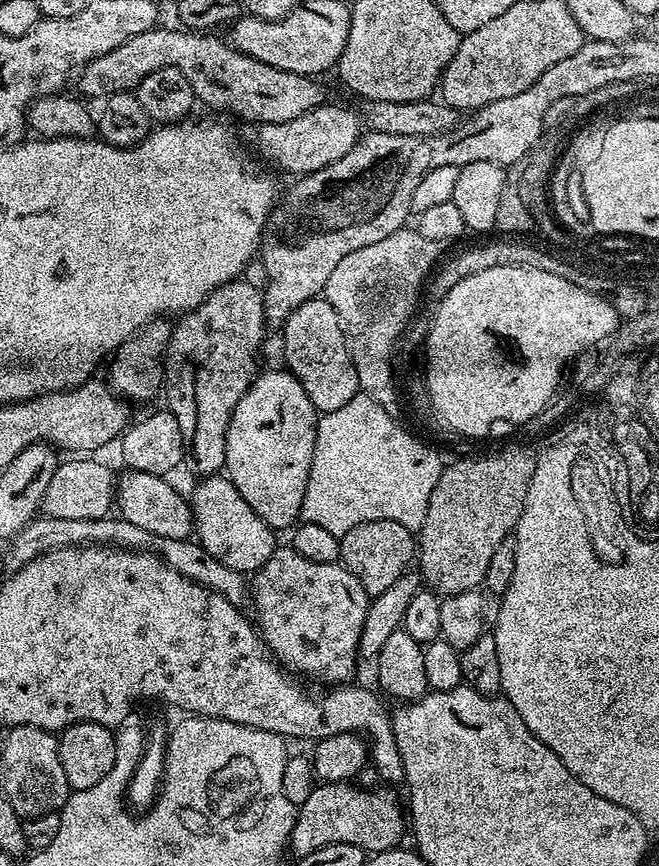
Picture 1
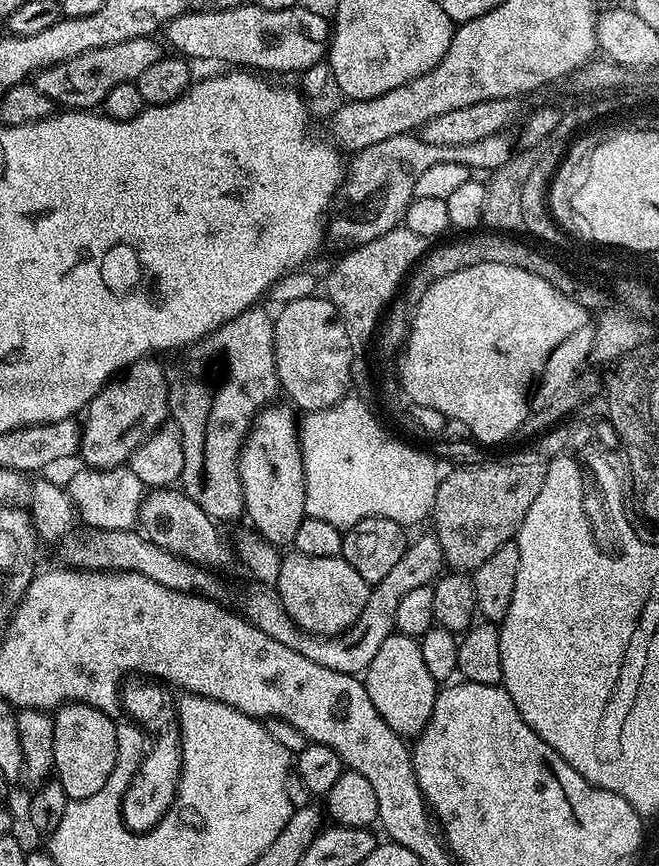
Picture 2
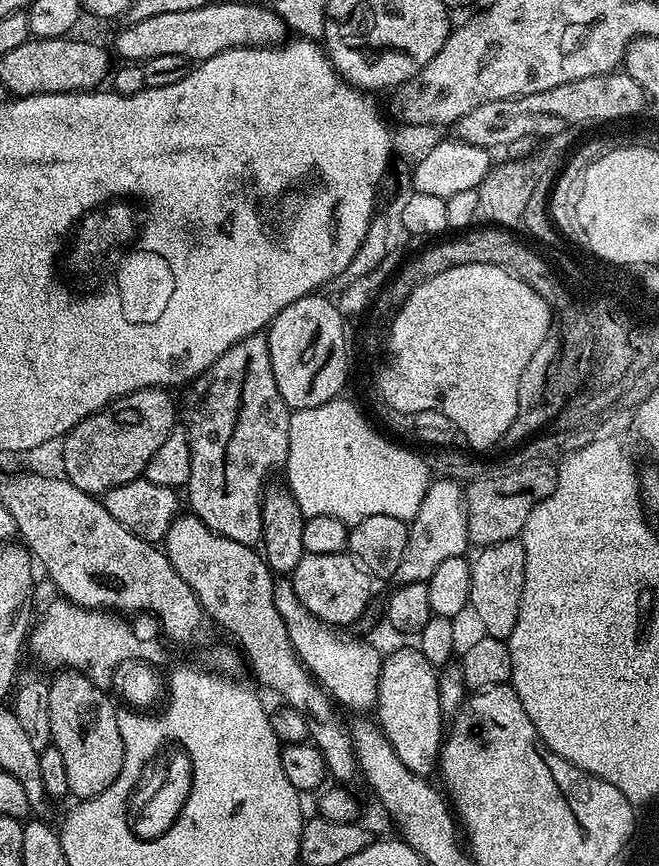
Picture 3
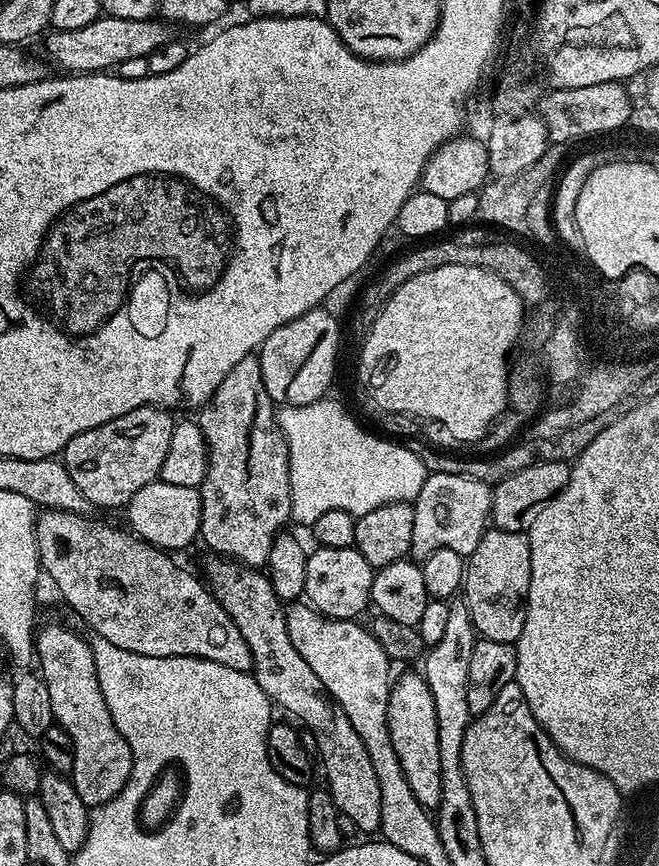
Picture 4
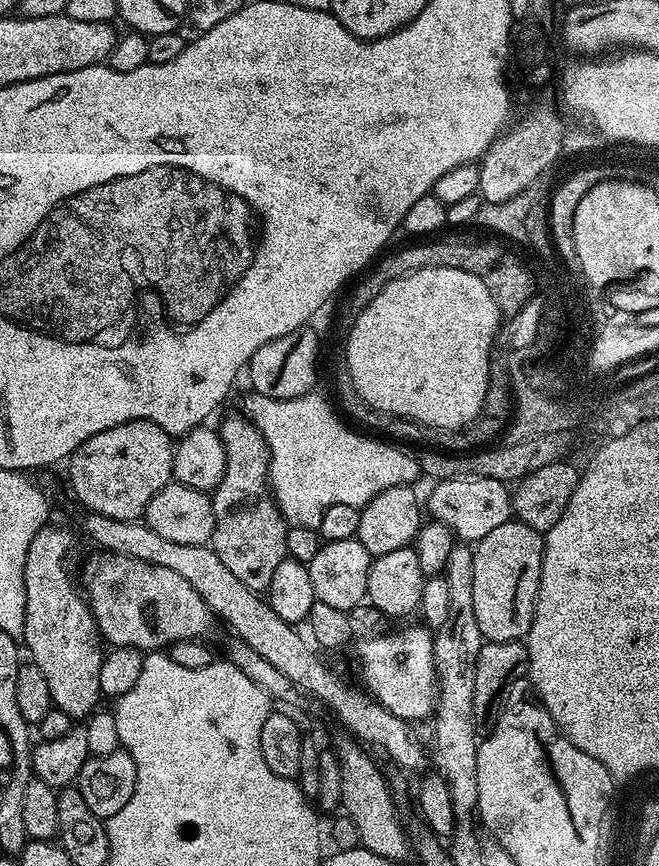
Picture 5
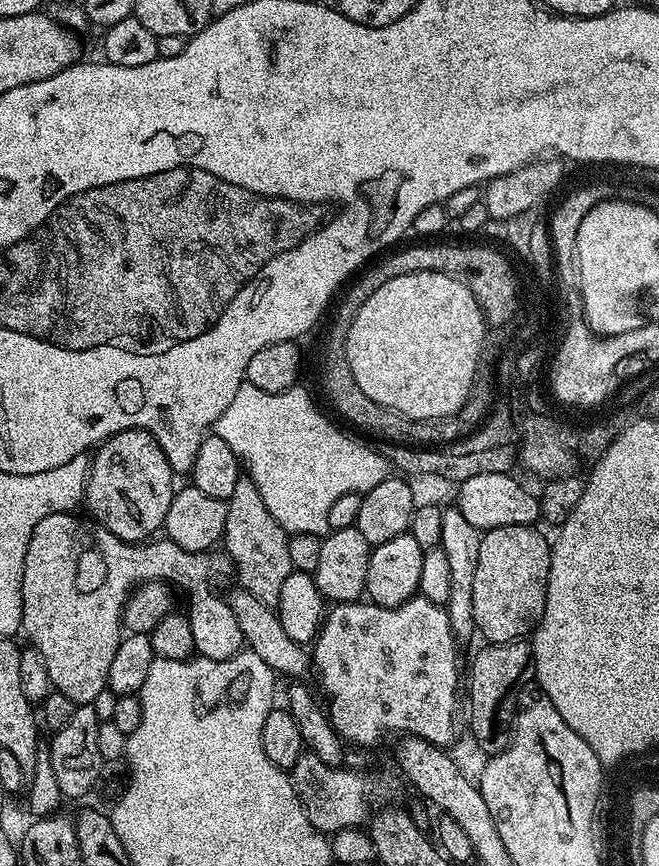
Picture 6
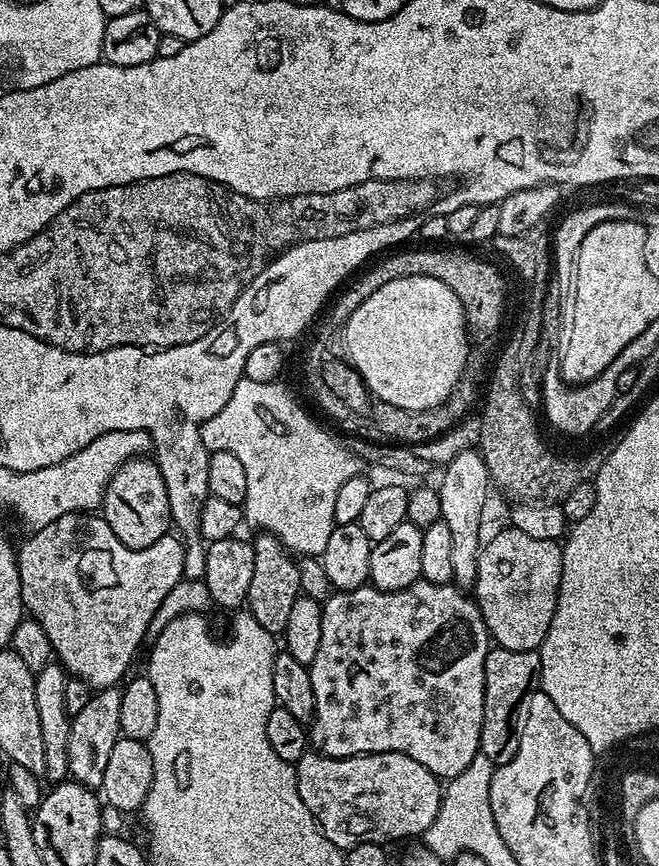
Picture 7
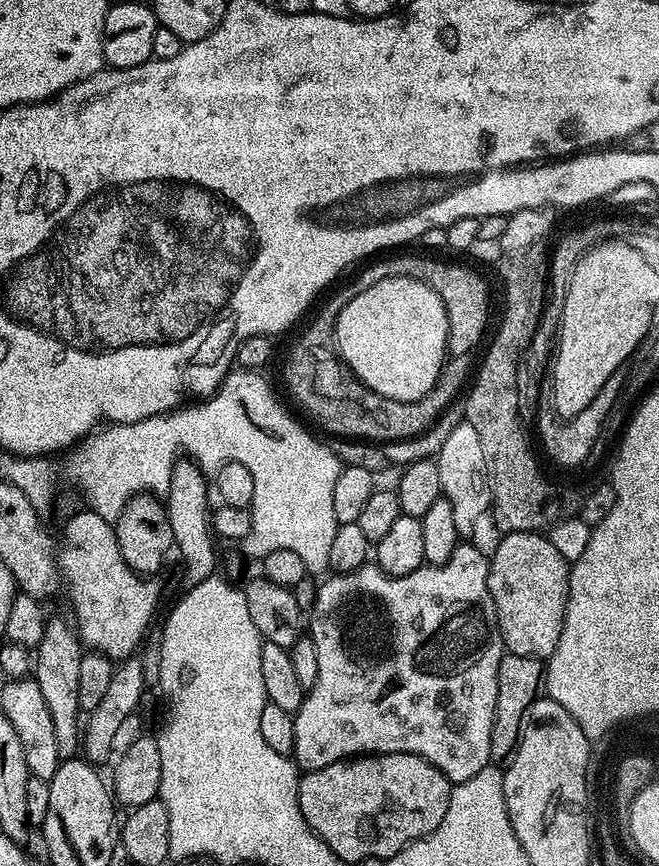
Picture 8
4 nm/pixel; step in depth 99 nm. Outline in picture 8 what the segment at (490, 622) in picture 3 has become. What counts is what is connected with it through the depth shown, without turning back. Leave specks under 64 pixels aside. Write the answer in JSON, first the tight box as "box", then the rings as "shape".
{"box":[488,532,570,661],"shape":[[[507,532],[499,537],[496,549],[490,552],[488,562],[488,589],[494,598],[496,621],[505,649],[514,656],[529,656],[535,660],[547,661],[558,646],[562,634],[562,622],[568,601],[568,573],[570,563],[551,544],[547,535],[540,532]]]}

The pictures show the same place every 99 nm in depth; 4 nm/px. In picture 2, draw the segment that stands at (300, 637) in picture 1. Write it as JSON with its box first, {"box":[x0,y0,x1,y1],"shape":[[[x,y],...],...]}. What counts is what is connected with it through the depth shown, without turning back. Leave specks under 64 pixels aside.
{"box":[275,550,370,636],"shape":[[[295,550],[280,561],[280,573],[275,589],[290,618],[302,630],[316,636],[338,636],[347,632],[366,605],[370,586],[341,555],[330,558],[310,558]]]}

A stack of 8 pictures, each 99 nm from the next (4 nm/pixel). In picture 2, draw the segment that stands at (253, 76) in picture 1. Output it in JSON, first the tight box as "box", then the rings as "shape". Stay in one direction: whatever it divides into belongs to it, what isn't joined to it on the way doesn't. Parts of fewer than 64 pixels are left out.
{"box":[34,36,162,110],"shape":[[[143,36],[91,48],[74,58],[40,69],[35,73],[34,83],[39,92],[46,94],[46,98],[50,98],[53,105],[61,109],[92,110],[103,105],[106,94],[110,94],[114,86],[133,83],[149,66],[154,66],[154,62],[158,62],[162,55],[159,43],[159,39]]]}

